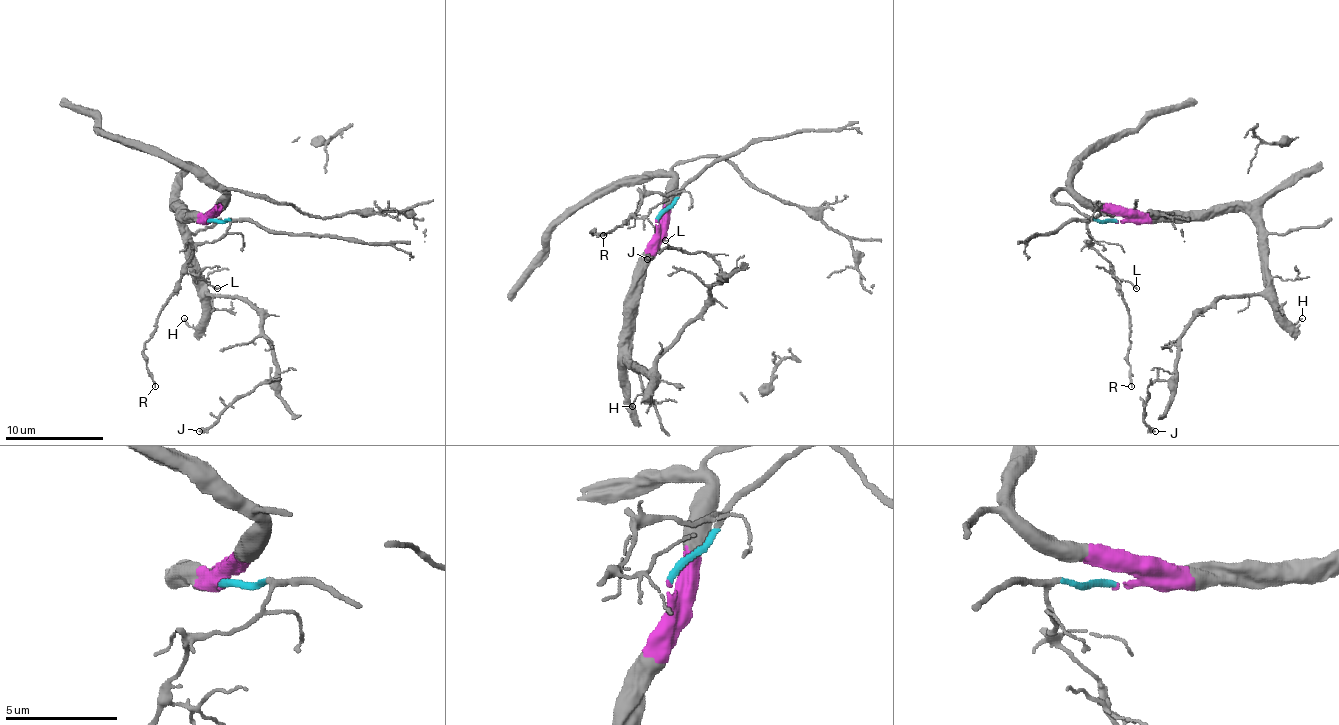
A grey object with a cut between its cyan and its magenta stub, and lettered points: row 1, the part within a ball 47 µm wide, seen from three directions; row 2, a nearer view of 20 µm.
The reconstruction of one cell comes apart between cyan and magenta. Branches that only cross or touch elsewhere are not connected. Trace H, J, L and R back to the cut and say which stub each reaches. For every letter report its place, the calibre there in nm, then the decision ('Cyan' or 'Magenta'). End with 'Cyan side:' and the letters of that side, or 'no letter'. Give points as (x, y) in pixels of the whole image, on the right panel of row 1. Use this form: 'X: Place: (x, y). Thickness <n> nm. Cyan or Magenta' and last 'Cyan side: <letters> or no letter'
H: Place: (1302, 318). Thickness 100 nm. Magenta
J: Place: (1155, 431). Thickness 200 nm. Magenta
L: Place: (1136, 288). Thickness 110 nm. Cyan
R: Place: (1131, 386). Thickness 130 nm. Cyan
Cyan side: L, R

